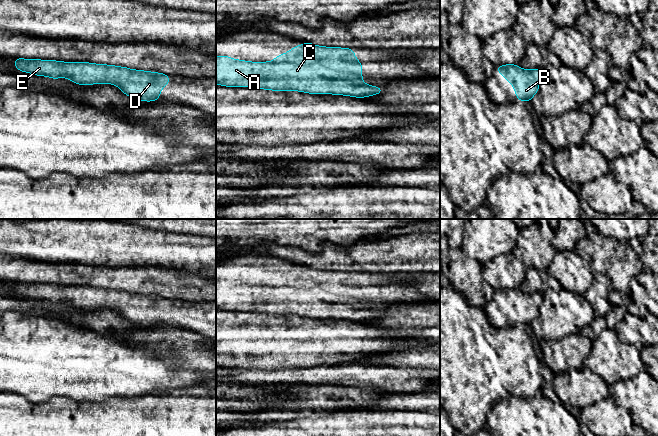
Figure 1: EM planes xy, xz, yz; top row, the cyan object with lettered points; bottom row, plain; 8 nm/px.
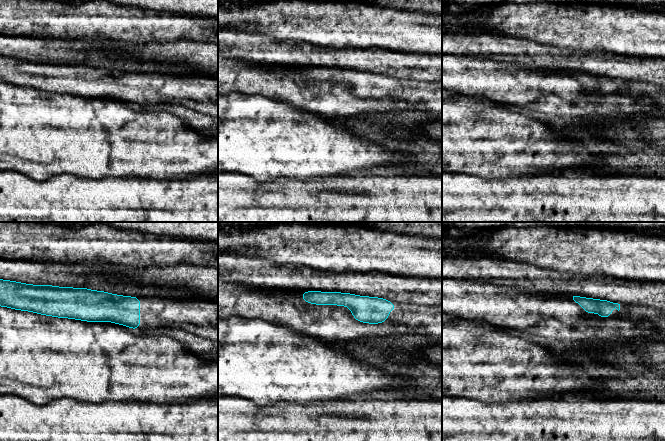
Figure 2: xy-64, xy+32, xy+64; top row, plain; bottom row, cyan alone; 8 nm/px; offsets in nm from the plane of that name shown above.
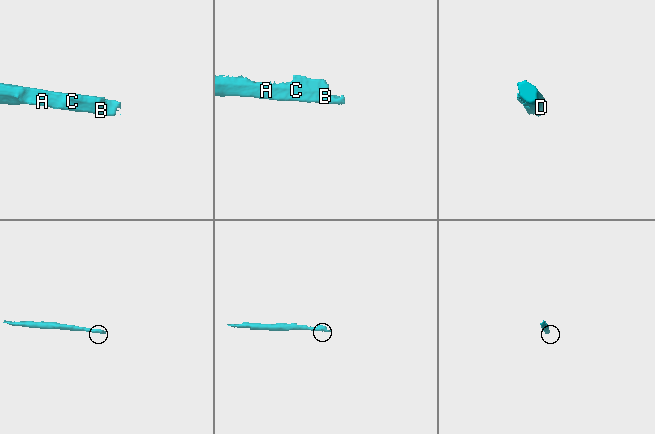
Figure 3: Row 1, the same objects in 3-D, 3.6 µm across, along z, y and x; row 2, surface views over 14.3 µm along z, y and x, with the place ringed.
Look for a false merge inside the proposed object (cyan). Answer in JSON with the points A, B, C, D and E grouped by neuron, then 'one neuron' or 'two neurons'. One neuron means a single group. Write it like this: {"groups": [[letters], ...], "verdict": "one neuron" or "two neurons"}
{"groups": [["A", "B", "C", "E"], ["D"]], "verdict": "two neurons"}

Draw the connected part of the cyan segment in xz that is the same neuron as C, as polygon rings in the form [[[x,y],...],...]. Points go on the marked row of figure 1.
[[[305,42],[271,62],[248,62],[216,56],[216,84],[222,86],[324,94],[325,86],[321,82],[325,80],[347,80],[353,87],[352,97],[359,95],[359,87],[365,85],[362,82],[362,63],[355,58],[352,48],[323,47]]]

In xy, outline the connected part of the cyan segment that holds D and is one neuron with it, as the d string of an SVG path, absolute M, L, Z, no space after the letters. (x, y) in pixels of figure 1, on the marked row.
M133 70L135 77L139 81L139 94L142 100L146 102L156 101L160 99L161 89L170 82L169 75L159 72Z

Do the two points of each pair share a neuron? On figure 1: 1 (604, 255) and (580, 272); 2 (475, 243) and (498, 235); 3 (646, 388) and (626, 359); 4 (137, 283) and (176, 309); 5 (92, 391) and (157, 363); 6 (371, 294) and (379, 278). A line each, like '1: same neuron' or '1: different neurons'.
1: different neurons
2: same neuron
3: different neurons
4: different neurons
5: same neuron
6: same neuron

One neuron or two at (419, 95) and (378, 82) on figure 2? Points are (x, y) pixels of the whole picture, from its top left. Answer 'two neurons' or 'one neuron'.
one neuron

